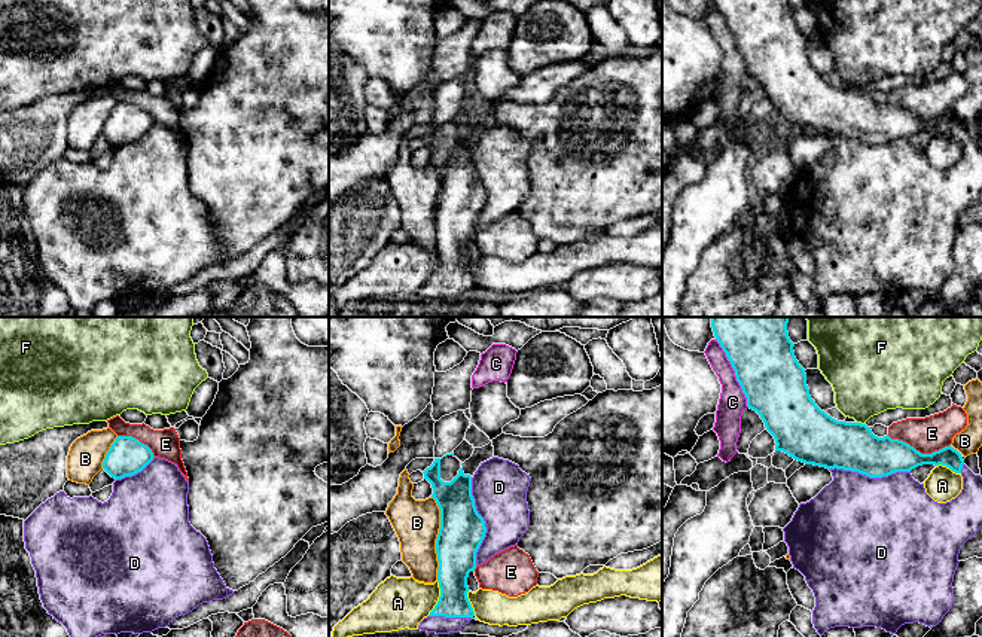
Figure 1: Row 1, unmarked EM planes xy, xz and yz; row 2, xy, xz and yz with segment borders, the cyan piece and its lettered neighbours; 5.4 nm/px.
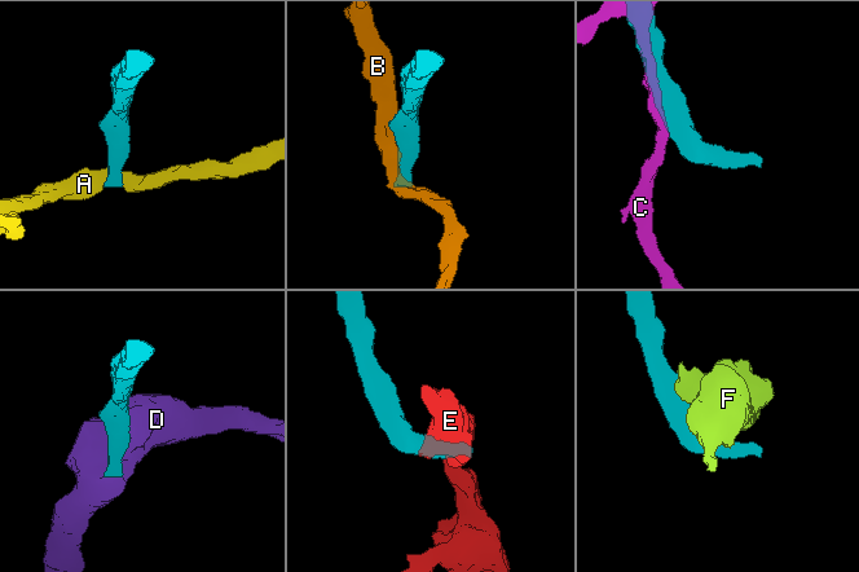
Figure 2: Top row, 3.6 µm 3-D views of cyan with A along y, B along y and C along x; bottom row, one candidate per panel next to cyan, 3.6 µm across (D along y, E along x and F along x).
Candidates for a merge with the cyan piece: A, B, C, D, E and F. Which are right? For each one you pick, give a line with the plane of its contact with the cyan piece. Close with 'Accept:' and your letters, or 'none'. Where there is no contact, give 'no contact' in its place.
D: meets cyan in xz
Accept: D

